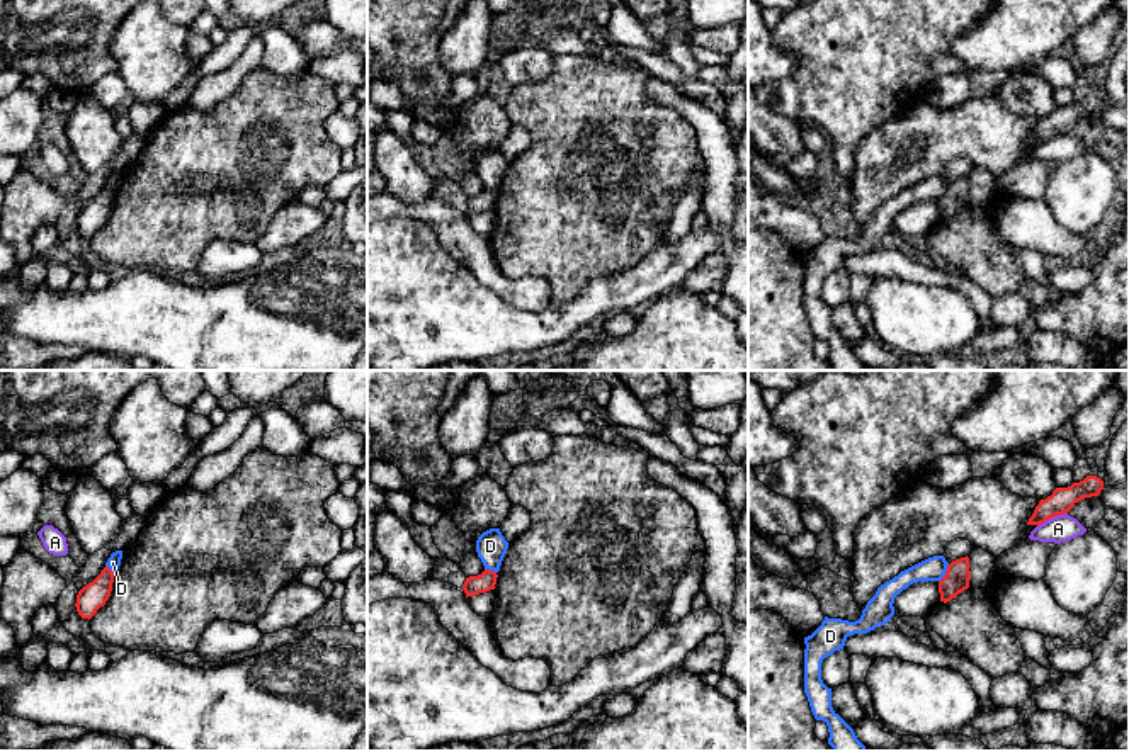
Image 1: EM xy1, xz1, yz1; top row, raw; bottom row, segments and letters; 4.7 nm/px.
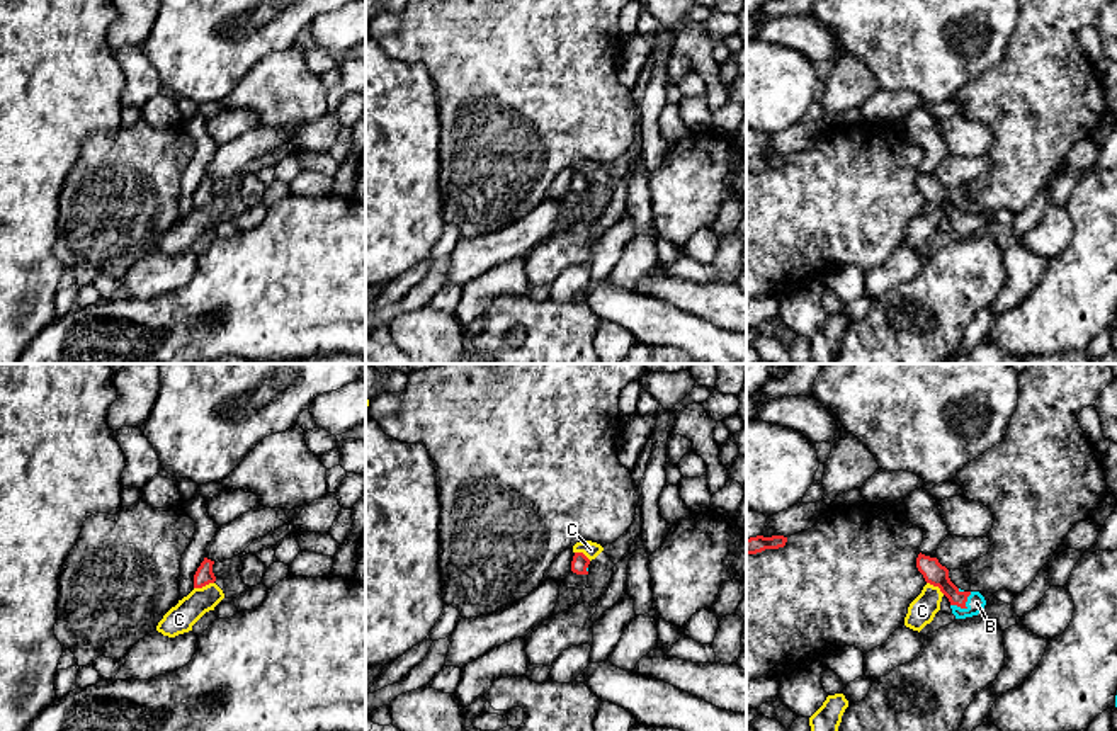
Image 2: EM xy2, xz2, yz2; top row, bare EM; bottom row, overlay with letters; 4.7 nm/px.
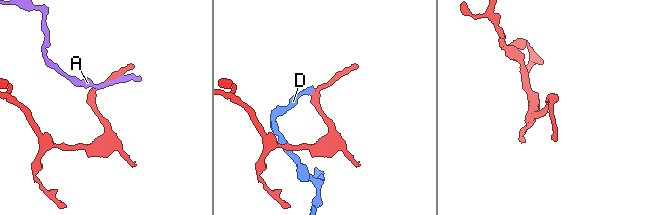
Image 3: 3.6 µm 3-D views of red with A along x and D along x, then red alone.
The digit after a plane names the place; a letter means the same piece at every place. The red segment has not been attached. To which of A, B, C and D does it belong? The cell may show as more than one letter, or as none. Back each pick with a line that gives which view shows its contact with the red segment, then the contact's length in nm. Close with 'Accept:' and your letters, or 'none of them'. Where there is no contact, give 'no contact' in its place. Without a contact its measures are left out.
B: meets red in yz2; contact 120 nm long
Accept: B

